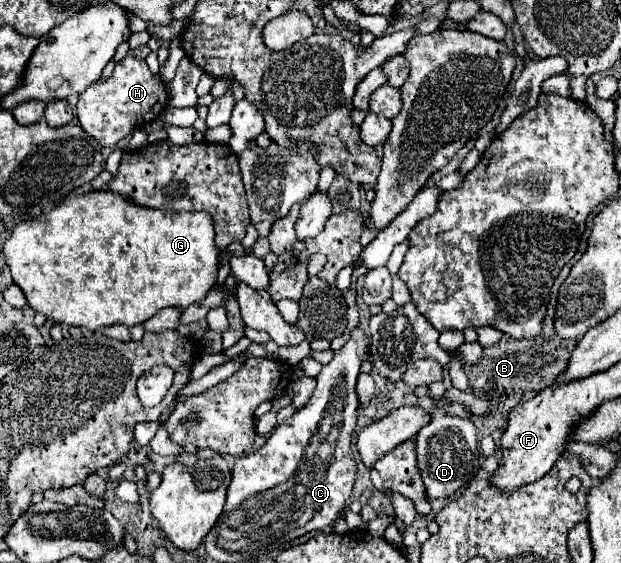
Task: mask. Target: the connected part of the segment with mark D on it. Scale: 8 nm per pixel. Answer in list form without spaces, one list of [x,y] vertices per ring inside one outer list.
[[[436,410],[432,414],[430,424],[426,424],[418,432],[416,452],[418,452],[418,468],[424,474],[428,498],[448,498],[456,494],[460,488],[468,486],[468,482],[480,470],[480,450],[474,424],[466,418],[448,416],[442,410]]]

